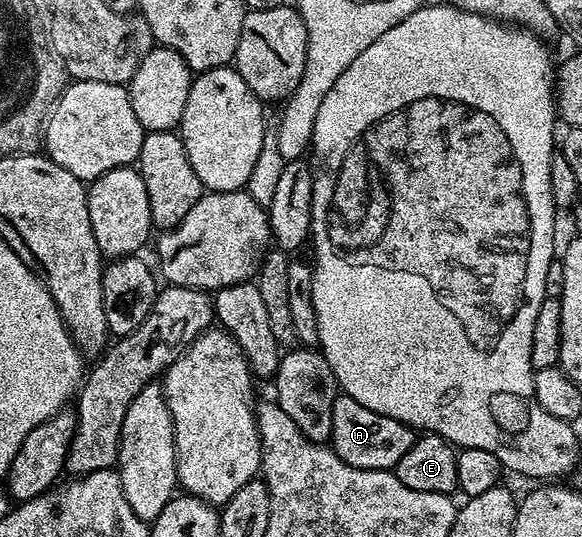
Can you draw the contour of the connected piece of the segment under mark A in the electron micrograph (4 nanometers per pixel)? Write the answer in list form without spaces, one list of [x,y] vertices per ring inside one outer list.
[[[337,393],[332,413],[332,436],[330,445],[347,466],[363,470],[395,471],[398,460],[410,452],[418,434],[412,427],[394,420],[390,416],[382,416],[378,412],[370,412],[370,408],[362,408],[358,400],[349,394]]]

